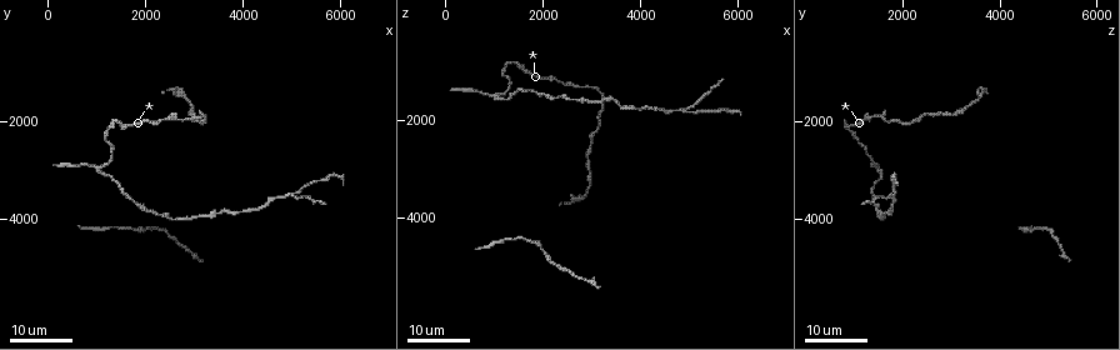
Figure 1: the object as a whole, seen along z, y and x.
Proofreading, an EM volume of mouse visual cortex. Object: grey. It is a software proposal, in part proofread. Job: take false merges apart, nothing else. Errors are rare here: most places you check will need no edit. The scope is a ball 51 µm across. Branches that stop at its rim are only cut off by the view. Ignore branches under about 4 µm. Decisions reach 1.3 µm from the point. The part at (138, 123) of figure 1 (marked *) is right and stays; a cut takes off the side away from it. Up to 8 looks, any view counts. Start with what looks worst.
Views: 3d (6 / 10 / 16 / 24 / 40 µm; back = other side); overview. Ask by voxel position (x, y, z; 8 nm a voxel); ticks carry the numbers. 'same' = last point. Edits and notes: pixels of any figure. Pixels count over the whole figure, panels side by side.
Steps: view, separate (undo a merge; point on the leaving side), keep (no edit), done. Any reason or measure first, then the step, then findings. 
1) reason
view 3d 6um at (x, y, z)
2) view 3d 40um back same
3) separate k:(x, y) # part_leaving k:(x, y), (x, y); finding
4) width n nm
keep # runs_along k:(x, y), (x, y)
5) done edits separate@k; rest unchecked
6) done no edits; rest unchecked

three arms meet
view 3d 24um at (4900, 3450, 1750)

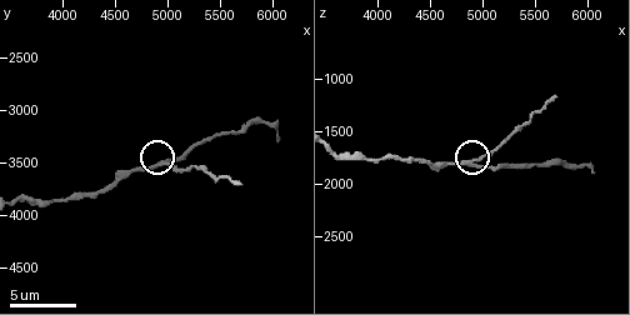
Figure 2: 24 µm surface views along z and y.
zoom in
view 3d 10um at (4920, 3500, 1800)

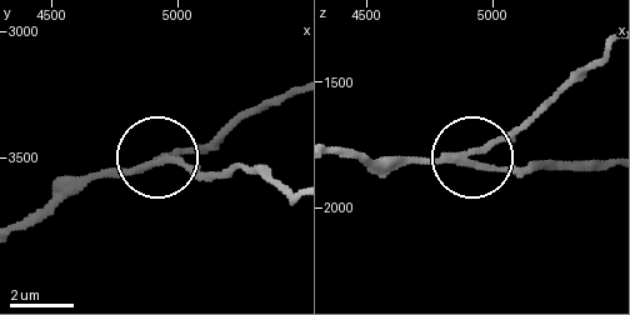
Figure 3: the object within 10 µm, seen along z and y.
width 220 nm
separate 3:(498, 141) # part_leaving 3:(454, 151), (524, 129), (604, 54); two cells meet here

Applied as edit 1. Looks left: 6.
two arms in line, one across
view 3d 16um at (1050, 3050, 1600)

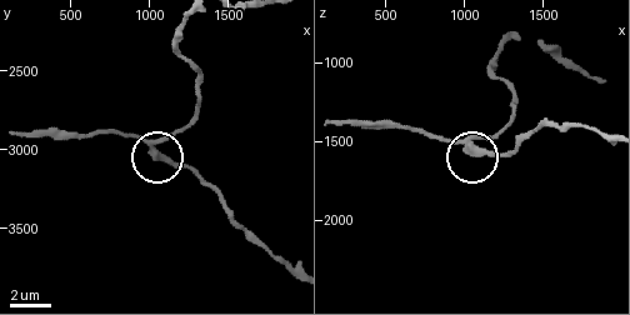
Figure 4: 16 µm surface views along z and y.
view 3d 10um at (1040, 3020, 1540)

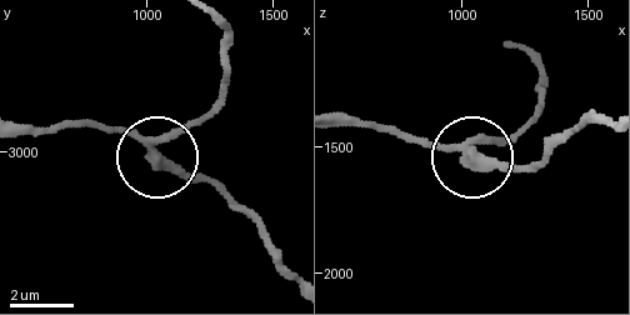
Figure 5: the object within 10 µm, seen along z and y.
view 3d 6um at (1020, 3010, 1550)

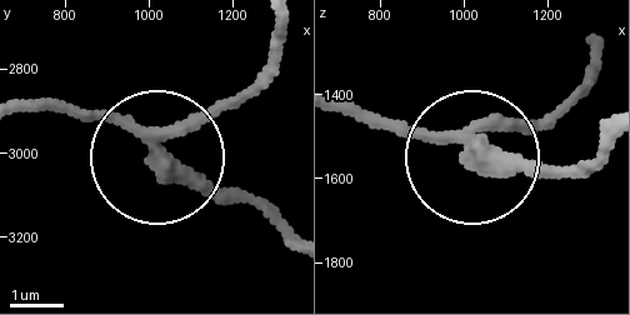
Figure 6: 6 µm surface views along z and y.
width 290 nm
keep # runs_along 6:(281, 30), (241, 98), (188, 115), (156, 146), (58, 101); all the same cell

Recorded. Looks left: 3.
view 3d 16um at (1900, 4200, 4600)

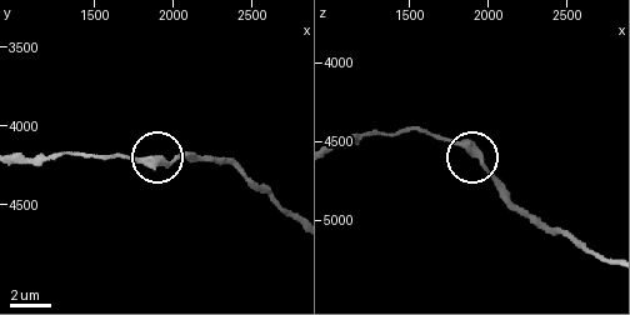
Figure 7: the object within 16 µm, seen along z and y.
view 3d 10um at (1920, 4240, 4580)

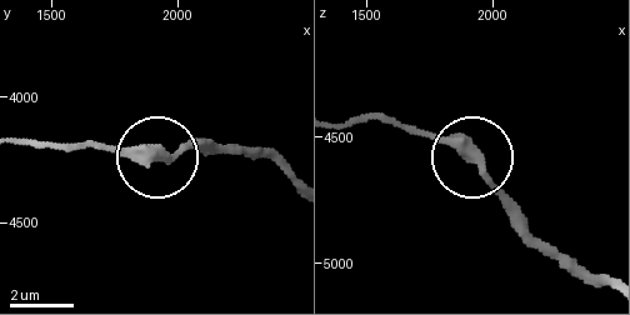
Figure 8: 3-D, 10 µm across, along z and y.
from behind
view 3d 10um back at (1930, 4230, 4580)

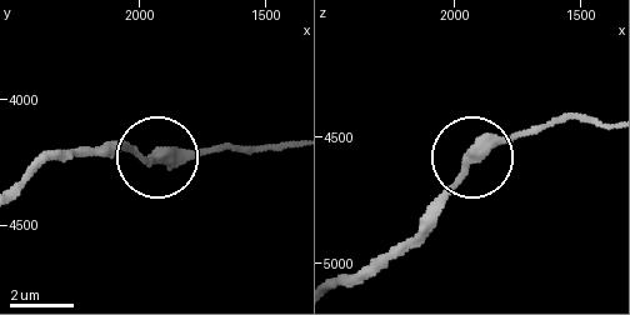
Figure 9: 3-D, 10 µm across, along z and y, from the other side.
side_arm 11 um
keep # continuous, no second cell

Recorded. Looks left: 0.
done edits separate@3; rest unchecked

